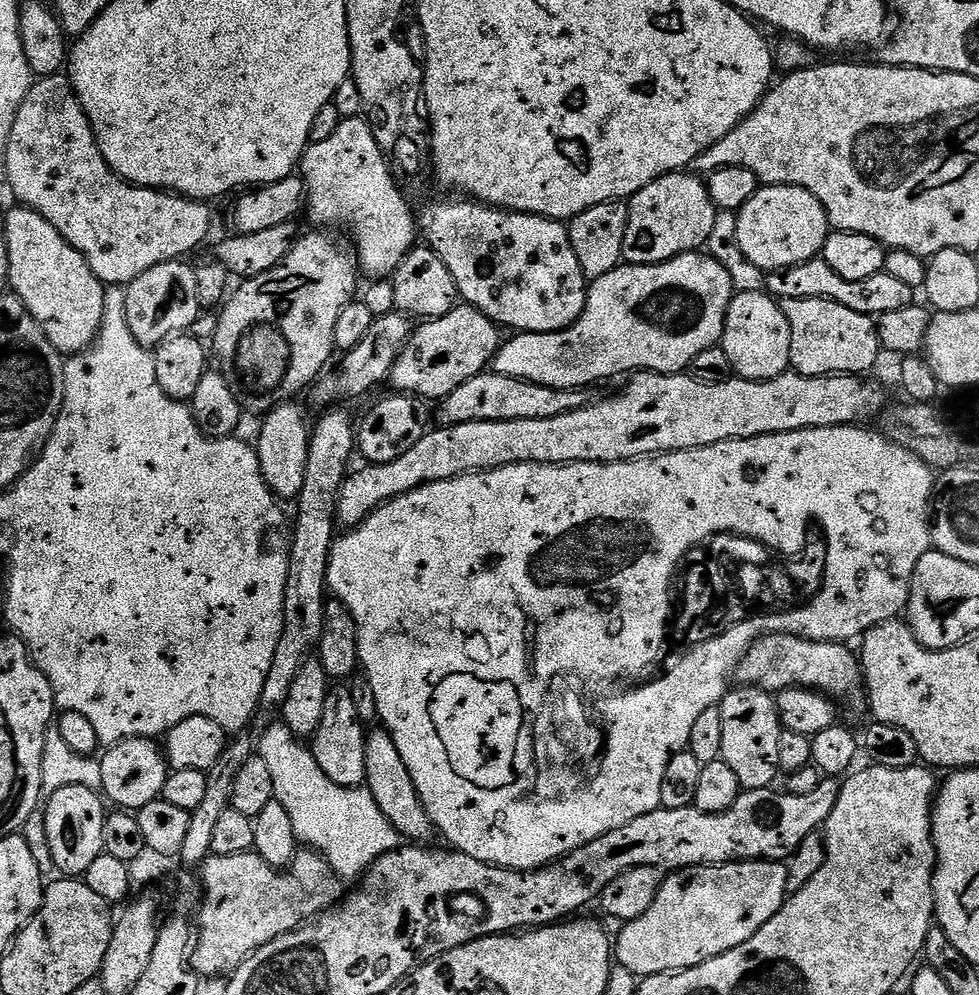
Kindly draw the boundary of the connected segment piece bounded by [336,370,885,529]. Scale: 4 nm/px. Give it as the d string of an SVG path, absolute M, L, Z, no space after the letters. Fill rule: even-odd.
M795 370L783 372L778 378L773 380L741 380L733 378L722 382L721 384L703 384L692 377L691 374L665 374L663 372L637 372L631 377L632 380L625 386L624 392L620 392L617 396L608 396L605 400L591 402L584 408L574 409L572 412L558 414L557 417L542 418L541 420L512 420L512 421L472 421L462 422L461 424L453 424L451 426L443 426L444 428L436 428L425 431L424 436L418 442L414 442L414 446L410 446L410 450L406 450L406 454L402 454L402 458L394 458L394 462L389 464L369 464L365 463L364 468L349 471L344 478L344 485L340 487L338 494L338 502L336 503L337 521L345 529L356 528L370 513L375 512L377 508L384 504L389 504L394 498L398 498L402 494L410 494L416 488L422 487L424 484L433 484L439 480L453 480L455 476L464 476L467 472L488 472L491 468L501 468L502 466L510 466L511 464L581 464L582 462L590 462L591 464L613 464L615 460L638 460L655 456L661 452L681 452L682 450L690 450L691 448L701 448L702 446L710 446L717 444L723 440L749 440L755 436L769 436L775 432L797 432L798 430L806 430L807 428L831 428L833 426L860 426L871 416L879 417L882 409L885 407L884 400L871 388L868 384L863 384L860 376L801 376Z

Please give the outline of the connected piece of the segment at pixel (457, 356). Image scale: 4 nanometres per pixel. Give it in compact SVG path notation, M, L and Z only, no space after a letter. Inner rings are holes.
M457 306L445 316L421 325L421 328L419 325L413 331L408 345L394 362L390 384L396 387L393 389L397 393L423 398L425 401L443 401L456 387L483 373L495 361L496 351L502 343L501 329L477 308Z

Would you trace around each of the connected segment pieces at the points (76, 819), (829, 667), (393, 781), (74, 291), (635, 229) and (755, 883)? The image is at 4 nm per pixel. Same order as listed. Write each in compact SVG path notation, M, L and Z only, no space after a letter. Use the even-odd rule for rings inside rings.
M65 783L63 788L47 797L42 808L45 812L46 835L49 839L53 866L57 873L68 878L83 877L84 872L90 870L90 862L105 855L102 842L106 815L105 801L101 793L93 788L87 788L84 784Z
M785 632L773 636L764 634L753 642L748 653L735 665L734 676L741 685L763 688L773 694L784 688L810 688L833 701L852 700L862 692L862 669L855 651L847 643L831 640L807 640L788 636Z
M373 727L367 733L364 779L368 792L374 794L374 802L378 802L382 814L390 818L390 822L399 830L405 841L431 841L428 839L434 836L433 822L426 814L424 804L414 786L414 778L410 778L410 770L406 770L406 762L402 762L402 754L398 754L398 746L394 746L394 738L383 727Z
M16 206L16 209L5 218L2 224L2 231L6 234L6 246L8 247L8 288L22 301L26 310L42 326L46 338L62 354L75 354L85 352L96 340L100 333L102 318L104 317L104 294L106 286L90 270L88 257L83 256L42 214L23 206Z
M688 170L667 172L662 178L642 186L627 201L628 221L624 239L624 260L629 264L661 264L687 252L701 251L716 228L718 209L708 193L708 185L699 175Z
M745 860L739 864L705 866L665 875L654 898L654 906L650 906L642 918L627 921L621 927L624 929L614 936L615 963L633 972L636 978L663 976L693 968L710 958L726 954L726 950L734 950L734 946L742 946L742 942L774 918L788 895L788 870L780 862Z

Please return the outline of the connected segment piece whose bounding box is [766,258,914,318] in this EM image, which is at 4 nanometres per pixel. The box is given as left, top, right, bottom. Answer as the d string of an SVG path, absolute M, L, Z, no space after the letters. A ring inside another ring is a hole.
M823 258L808 260L804 264L796 264L793 268L773 272L767 279L767 291L777 301L822 298L833 300L842 306L850 306L850 310L858 310L858 314L873 318L890 314L894 310L906 310L914 302L911 286L902 277L895 276L891 270L874 274L874 278L862 278L862 282L846 282L846 278L838 278L838 274L834 274L834 270L826 266Z

